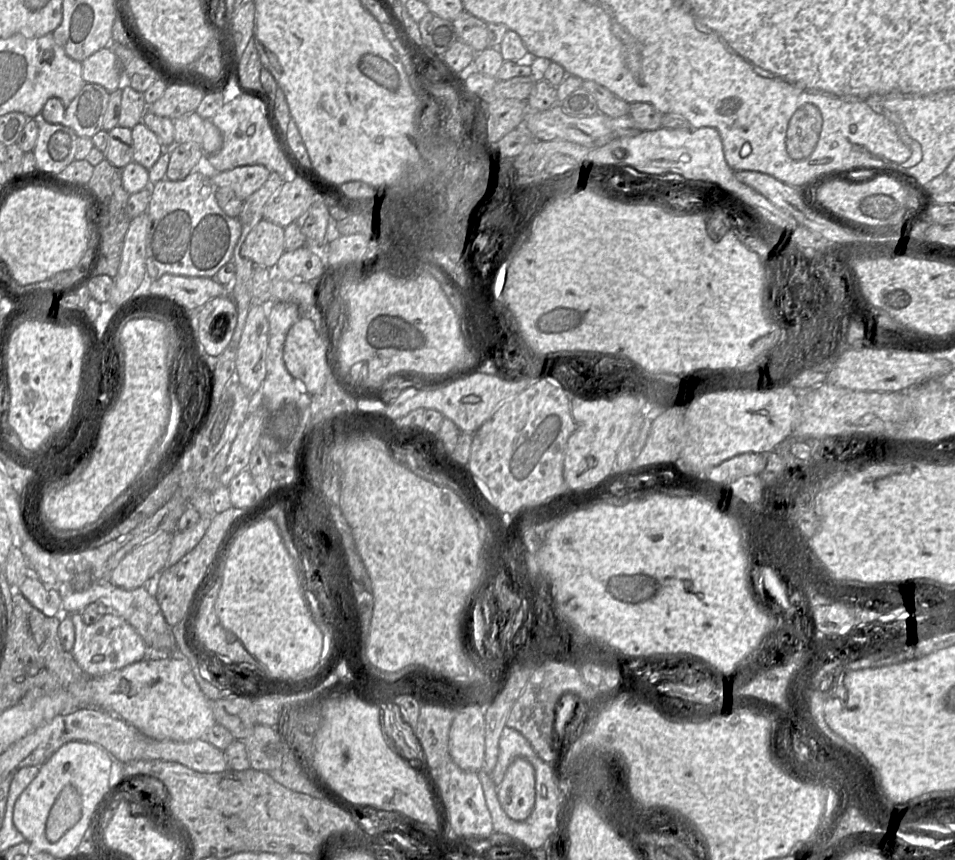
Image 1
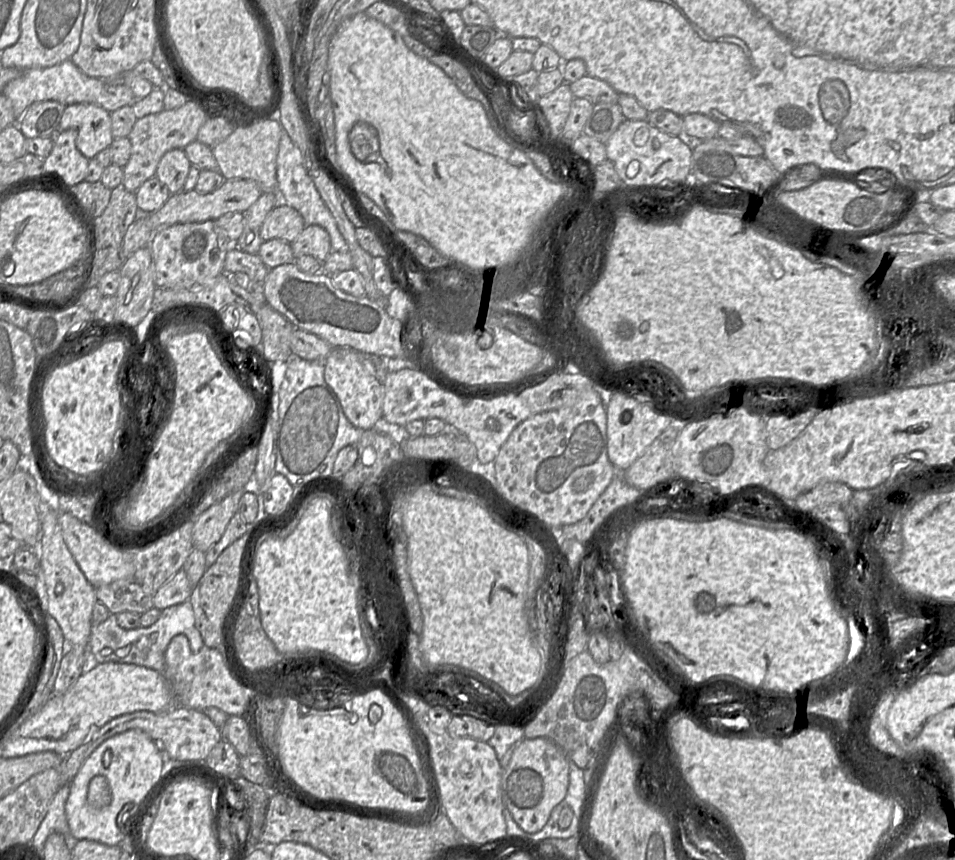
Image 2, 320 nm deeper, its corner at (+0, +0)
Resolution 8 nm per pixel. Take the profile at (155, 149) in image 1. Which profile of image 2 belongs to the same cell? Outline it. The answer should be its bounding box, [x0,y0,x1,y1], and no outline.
[155,149,191,194]

